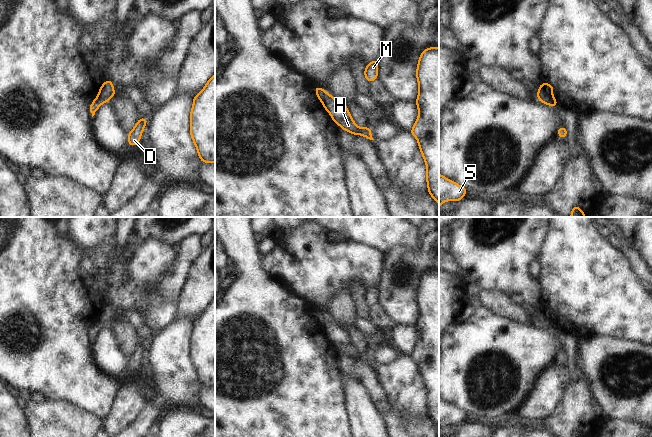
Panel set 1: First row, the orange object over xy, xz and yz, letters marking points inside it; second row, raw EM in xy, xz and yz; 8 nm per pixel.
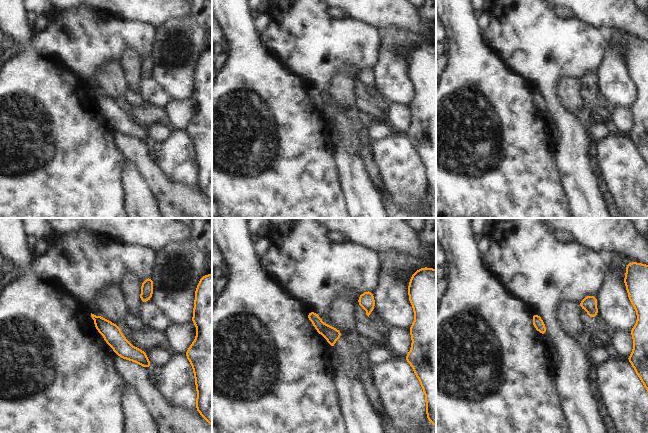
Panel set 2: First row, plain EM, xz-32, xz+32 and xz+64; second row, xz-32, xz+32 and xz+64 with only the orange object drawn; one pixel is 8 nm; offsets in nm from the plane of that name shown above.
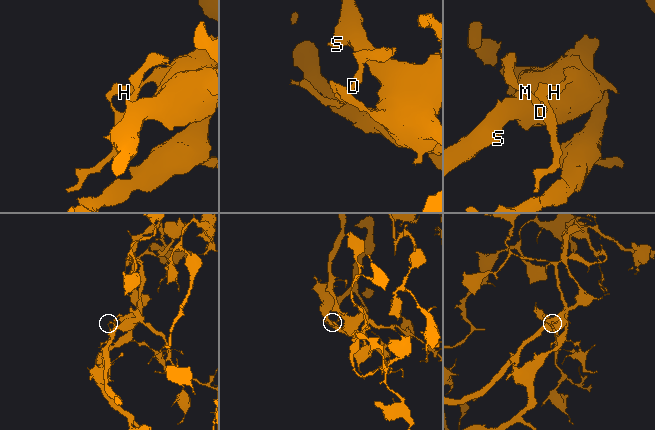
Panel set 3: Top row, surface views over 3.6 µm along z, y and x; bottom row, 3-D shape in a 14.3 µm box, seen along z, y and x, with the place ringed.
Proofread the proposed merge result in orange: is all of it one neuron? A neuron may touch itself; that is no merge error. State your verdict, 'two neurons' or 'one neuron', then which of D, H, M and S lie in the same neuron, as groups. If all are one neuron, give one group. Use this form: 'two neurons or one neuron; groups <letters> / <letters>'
two neurons; groups D M / H S

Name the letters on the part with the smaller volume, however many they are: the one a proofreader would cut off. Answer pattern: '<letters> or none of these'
D, M

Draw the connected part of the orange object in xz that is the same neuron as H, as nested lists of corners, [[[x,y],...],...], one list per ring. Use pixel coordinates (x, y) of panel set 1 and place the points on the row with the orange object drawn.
[[[326,93],[322,104],[324,109],[332,116],[333,122],[339,125],[343,130],[374,140],[371,134],[371,127],[358,127],[352,119],[346,104],[339,102],[329,93]]]

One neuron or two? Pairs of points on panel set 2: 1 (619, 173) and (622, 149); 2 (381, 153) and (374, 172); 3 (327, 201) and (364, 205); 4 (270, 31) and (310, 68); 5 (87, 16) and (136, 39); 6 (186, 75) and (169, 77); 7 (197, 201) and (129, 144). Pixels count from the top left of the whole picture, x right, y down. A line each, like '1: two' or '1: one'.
1: one
2: two
3: two
4: one
5: one
6: one
7: one

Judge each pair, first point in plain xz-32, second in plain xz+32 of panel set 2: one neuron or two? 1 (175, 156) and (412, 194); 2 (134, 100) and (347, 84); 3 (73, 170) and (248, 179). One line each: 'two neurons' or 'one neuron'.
1: one neuron
2: two neurons
3: one neuron

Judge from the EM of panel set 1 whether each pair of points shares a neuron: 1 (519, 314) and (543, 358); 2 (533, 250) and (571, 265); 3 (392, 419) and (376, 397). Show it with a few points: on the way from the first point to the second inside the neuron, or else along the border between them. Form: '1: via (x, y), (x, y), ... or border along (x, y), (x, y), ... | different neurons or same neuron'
1: border along (502, 316), (519, 322), (538, 325) | different neurons
2: border along (549, 231), (541, 248), (541, 253), (537, 258) | different neurons
3: via (388, 414), (381, 402) | same neuron

